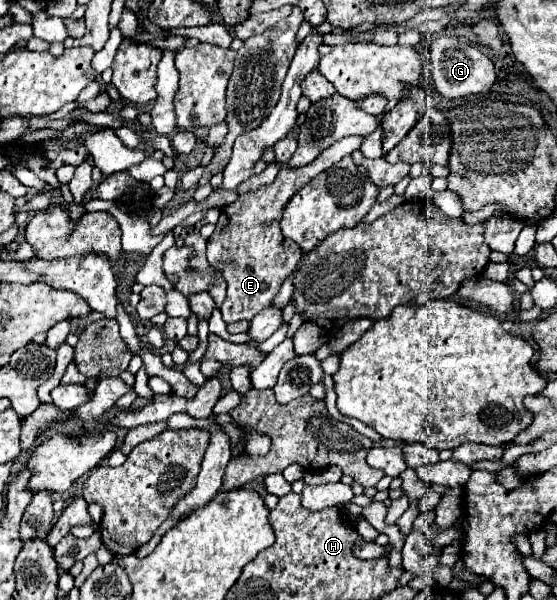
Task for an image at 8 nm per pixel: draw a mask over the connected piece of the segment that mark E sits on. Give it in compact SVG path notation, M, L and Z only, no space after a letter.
M346 136L340 138L336 144L320 152L320 156L306 166L300 168L288 168L280 166L280 172L276 180L268 186L262 186L256 192L238 196L236 202L222 208L220 220L216 224L214 234L208 240L208 262L214 268L220 268L222 278L228 284L226 300L222 302L222 316L224 322L240 322L240 320L252 320L258 312L268 308L278 294L282 282L296 270L302 250L296 242L288 240L280 232L280 216L284 204L314 176L336 164L342 156L348 156L352 150L360 148L366 136Z

